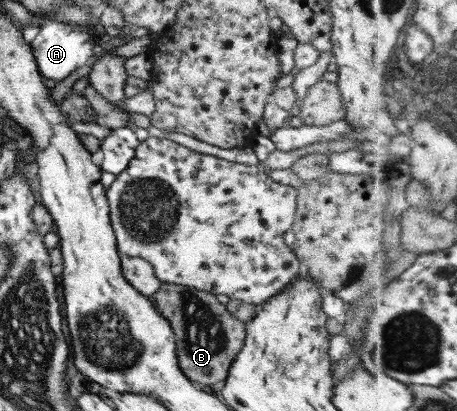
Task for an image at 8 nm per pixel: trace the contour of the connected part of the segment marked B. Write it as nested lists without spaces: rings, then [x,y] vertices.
[[[161,283],[150,299],[158,314],[170,324],[175,339],[178,365],[187,380],[197,387],[199,385],[210,387],[215,382],[224,380],[231,361],[242,347],[246,333],[244,323],[231,315],[223,304],[219,304],[215,295],[183,285]]]

